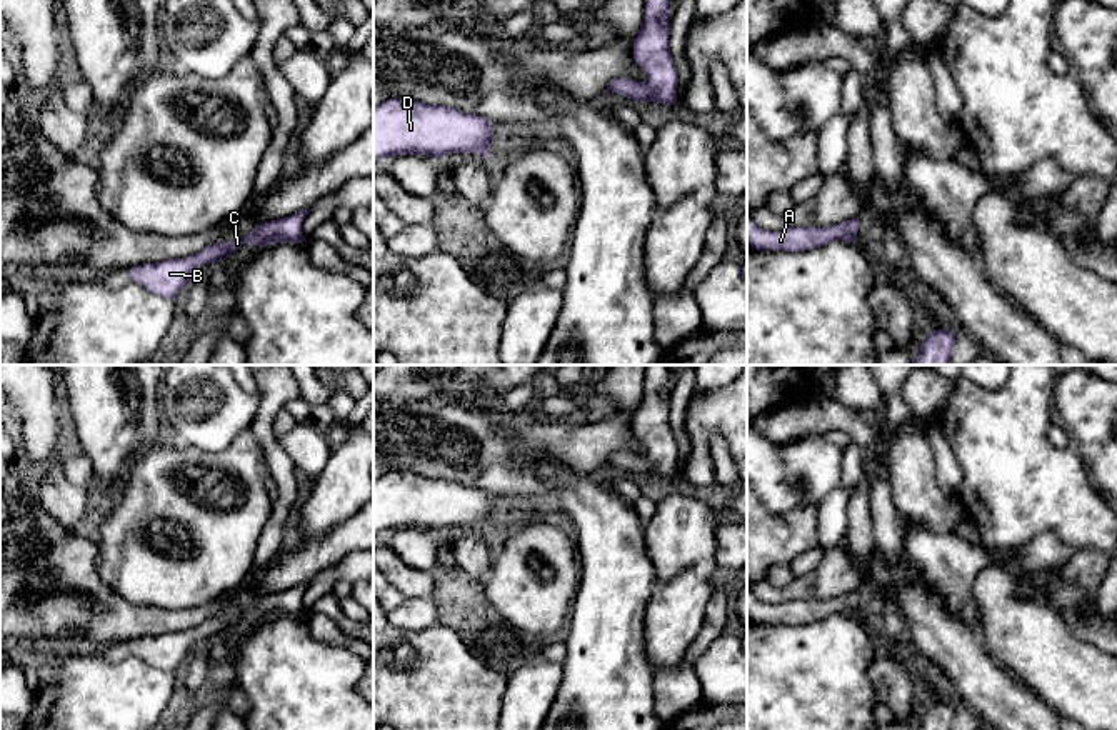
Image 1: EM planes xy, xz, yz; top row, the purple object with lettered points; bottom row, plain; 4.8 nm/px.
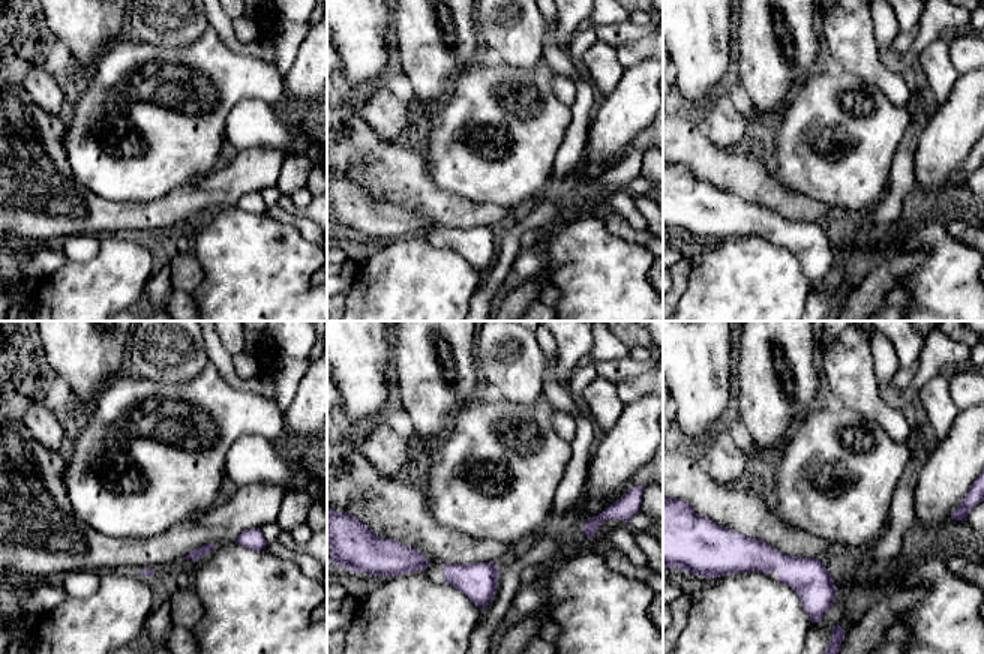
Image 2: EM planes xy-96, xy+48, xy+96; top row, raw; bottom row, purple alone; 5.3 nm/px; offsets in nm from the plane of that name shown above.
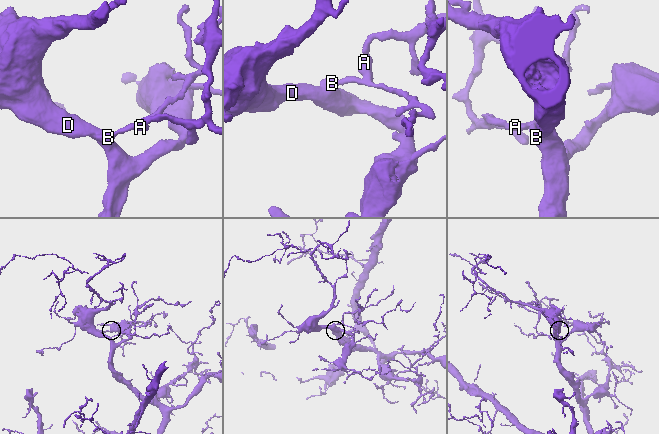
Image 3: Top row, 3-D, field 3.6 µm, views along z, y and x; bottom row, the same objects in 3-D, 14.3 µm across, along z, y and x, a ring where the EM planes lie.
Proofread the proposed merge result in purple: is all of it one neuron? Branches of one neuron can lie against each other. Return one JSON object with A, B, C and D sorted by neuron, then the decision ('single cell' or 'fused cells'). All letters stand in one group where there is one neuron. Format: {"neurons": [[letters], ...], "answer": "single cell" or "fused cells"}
{"neurons": [["A", "B", "C", "D"]], "answer": "single cell"}

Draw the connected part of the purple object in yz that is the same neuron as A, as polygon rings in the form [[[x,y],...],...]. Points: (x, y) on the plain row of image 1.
[[[747,590],[747,615],[757,623],[804,625],[822,620],[834,613],[855,615],[859,602],[860,595],[855,590],[829,602],[797,600],[782,605],[772,605],[757,600]]]

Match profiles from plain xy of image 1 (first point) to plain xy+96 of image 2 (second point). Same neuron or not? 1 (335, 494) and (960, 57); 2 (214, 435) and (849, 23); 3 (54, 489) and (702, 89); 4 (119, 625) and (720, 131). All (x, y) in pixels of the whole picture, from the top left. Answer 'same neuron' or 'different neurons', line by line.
1: different neurons
2: same neuron
3: different neurons
4: different neurons

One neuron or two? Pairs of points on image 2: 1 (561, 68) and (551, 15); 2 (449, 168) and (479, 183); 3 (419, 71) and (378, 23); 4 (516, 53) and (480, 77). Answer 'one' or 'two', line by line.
1: one
2: one
3: two
4: two

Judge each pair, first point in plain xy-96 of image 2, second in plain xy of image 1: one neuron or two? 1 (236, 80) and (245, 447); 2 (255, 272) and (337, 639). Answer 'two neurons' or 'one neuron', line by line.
1: one neuron
2: two neurons

